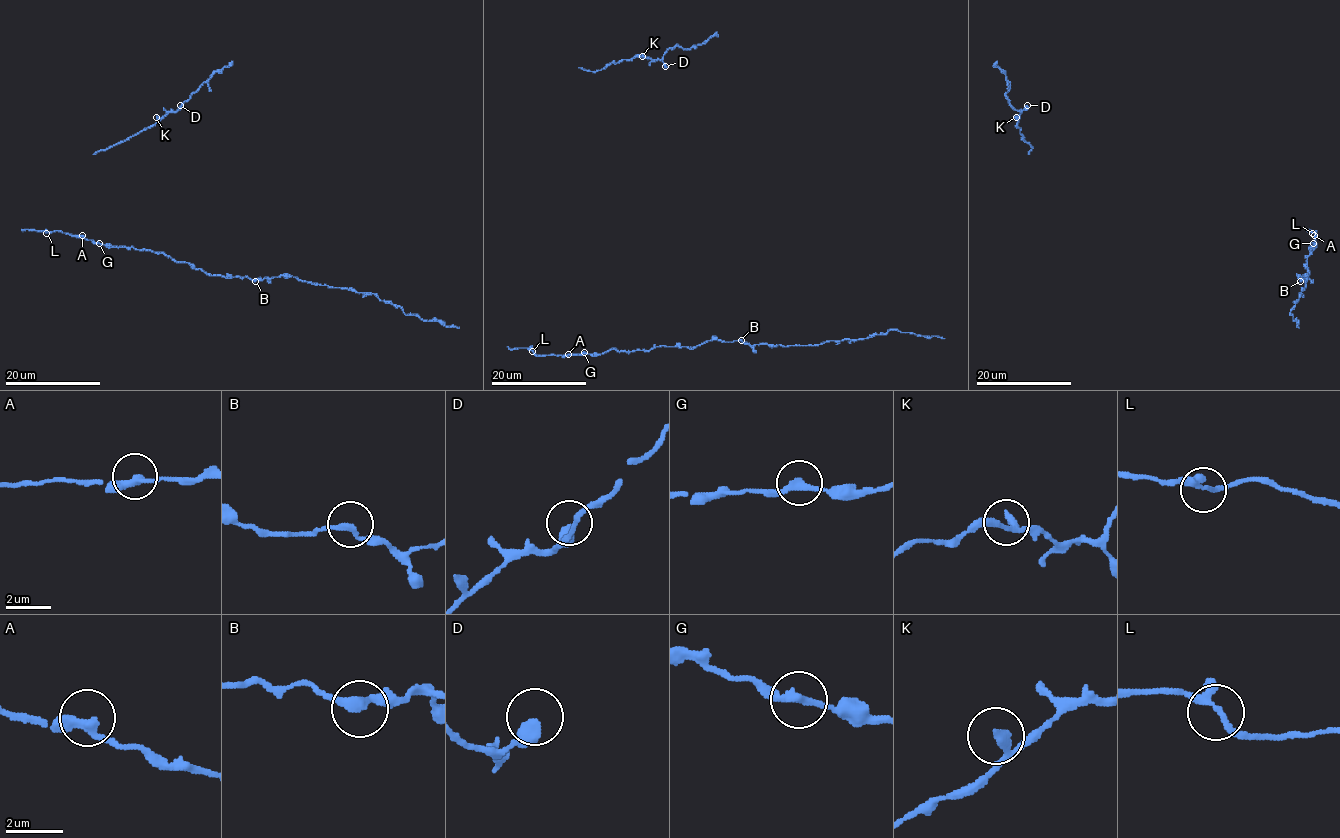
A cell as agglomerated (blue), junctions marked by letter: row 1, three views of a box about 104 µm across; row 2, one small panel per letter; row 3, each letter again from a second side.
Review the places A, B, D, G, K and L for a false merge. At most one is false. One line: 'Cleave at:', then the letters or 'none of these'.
Cleave at: none of these

